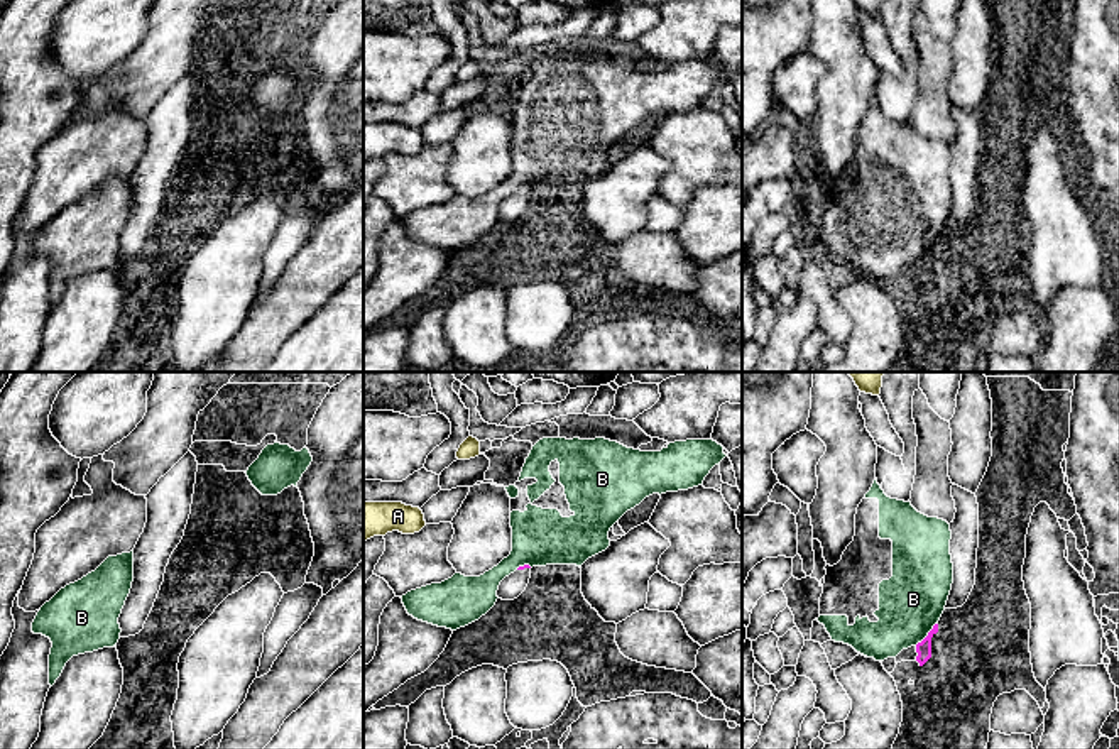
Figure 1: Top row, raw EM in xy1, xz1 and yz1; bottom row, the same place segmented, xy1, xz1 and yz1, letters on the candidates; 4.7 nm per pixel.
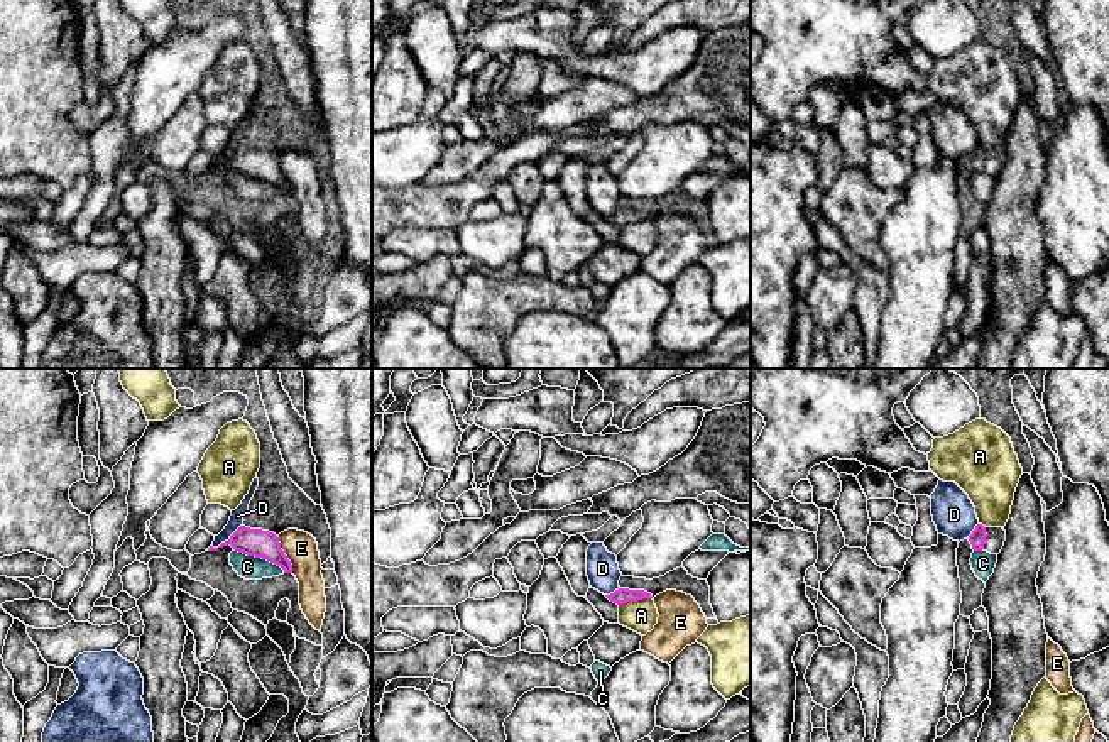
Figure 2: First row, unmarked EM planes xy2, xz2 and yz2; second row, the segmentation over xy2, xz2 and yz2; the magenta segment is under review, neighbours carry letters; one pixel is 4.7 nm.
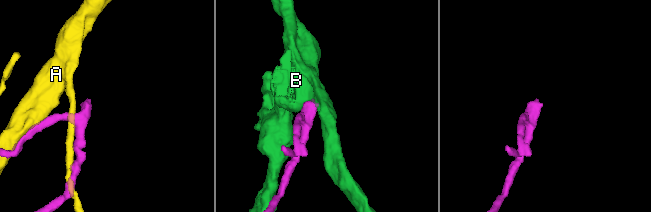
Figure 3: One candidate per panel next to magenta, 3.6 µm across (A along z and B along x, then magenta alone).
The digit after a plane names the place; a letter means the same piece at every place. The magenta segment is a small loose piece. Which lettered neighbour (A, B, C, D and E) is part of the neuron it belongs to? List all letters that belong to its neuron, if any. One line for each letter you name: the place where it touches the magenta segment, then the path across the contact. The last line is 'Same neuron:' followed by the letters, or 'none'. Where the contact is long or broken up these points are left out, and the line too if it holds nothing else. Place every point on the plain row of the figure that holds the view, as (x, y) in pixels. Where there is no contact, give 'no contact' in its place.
Same neuron: none

